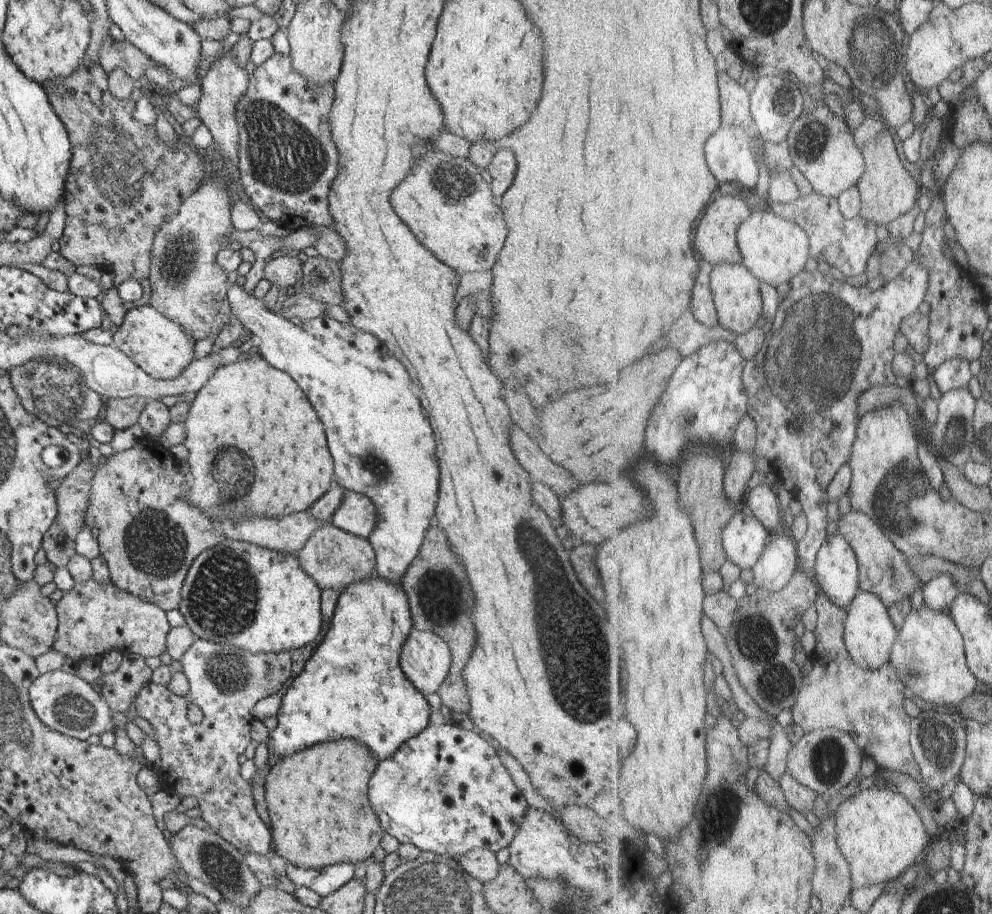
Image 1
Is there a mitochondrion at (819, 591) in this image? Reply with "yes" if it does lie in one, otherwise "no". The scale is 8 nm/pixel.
no

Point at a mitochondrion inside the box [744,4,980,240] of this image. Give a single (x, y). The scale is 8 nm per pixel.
(878, 51)

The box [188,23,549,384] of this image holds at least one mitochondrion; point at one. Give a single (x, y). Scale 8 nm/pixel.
(283, 157)

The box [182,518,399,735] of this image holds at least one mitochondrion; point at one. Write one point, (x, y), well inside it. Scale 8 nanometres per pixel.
(223, 598)

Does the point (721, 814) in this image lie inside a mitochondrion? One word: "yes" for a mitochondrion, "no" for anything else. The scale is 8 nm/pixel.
yes

